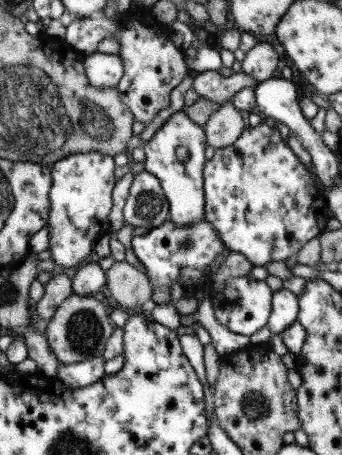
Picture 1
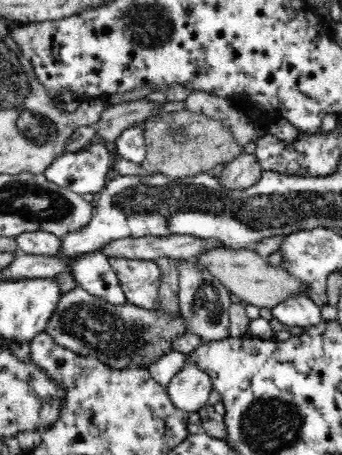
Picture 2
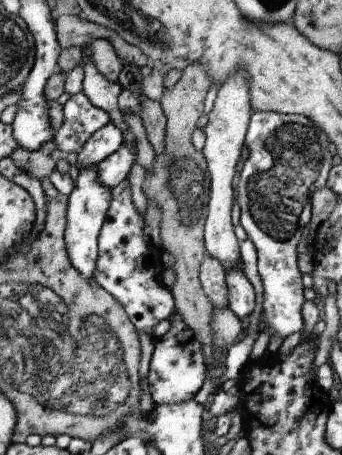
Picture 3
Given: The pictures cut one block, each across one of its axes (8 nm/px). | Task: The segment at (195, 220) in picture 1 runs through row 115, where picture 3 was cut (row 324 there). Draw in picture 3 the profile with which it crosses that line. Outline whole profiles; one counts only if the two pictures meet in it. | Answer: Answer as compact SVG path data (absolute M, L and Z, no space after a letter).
M177 312L173 318L171 330L155 342L151 368L149 368L149 390L155 398L155 402L161 404L185 404L191 402L199 390L205 384L207 378L207 358L203 352L203 344L199 342L195 330L183 320L181 312Z

